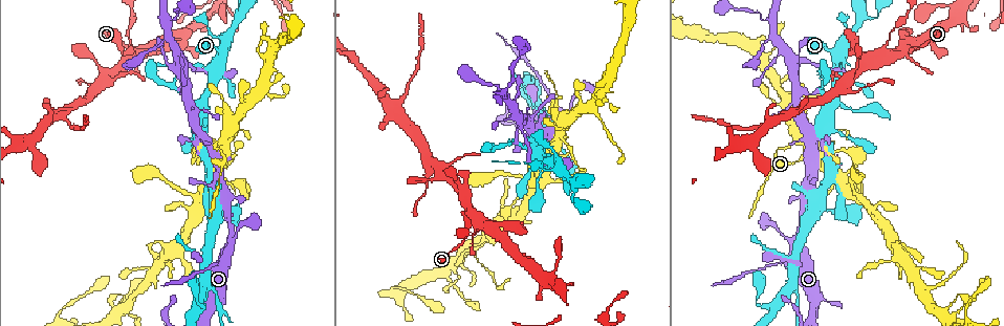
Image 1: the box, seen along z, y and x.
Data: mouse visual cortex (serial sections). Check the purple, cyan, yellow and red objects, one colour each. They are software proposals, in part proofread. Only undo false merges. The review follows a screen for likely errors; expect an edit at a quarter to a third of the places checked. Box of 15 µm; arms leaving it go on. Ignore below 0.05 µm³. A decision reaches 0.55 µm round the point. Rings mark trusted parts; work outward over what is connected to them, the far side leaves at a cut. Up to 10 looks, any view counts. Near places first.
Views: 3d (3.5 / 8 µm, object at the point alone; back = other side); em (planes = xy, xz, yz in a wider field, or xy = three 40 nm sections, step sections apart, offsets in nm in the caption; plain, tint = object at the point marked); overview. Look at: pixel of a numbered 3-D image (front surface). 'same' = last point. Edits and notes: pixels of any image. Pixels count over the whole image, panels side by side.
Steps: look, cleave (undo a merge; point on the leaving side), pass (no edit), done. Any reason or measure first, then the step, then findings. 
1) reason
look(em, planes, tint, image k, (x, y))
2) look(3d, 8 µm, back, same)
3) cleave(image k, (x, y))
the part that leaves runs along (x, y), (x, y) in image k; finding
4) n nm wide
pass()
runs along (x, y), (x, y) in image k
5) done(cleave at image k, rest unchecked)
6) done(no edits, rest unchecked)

thin neck
look(3d, 3.5 µm, image 1, (939, 286))

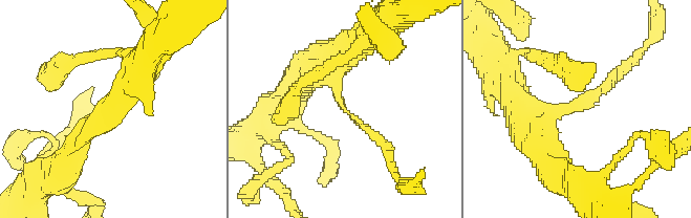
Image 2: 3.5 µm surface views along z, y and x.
arms of 150, 250 nm
look(em, xy, step 3, tint, image 2, (350, 116))

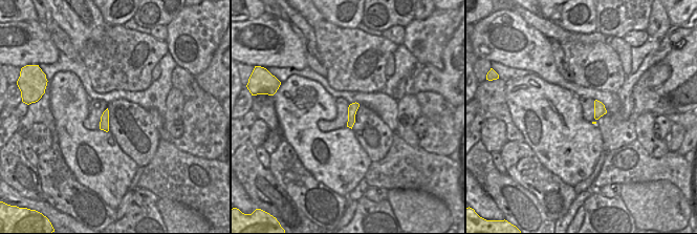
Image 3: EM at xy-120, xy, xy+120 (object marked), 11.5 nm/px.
110 nm wide
pass()
runs along (339, 52), (339, 103), (390, 159) in image 2; all the same cell

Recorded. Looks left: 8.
abrupt turn
look(3d, 3.5 µm, image 1, (496, 225))

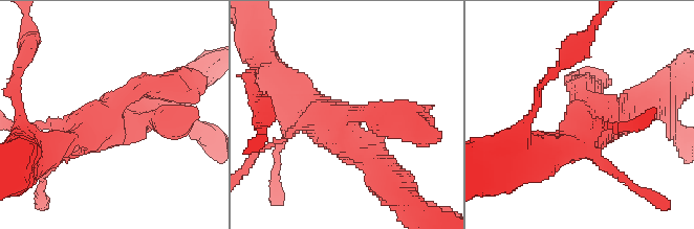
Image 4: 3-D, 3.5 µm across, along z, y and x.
look(em, xy, step 2, tint, image 4, (346, 116))

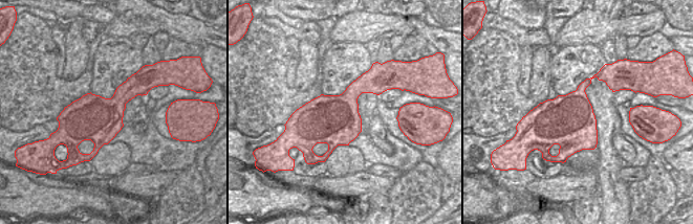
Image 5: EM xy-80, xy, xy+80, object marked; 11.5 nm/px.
pass()
runs along (278, 142), (320, 118), (384, 175) in image 4; one cell here

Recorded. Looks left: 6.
a narrow waist
look(em, xy, step 3, tint, image 1, (189, 64))

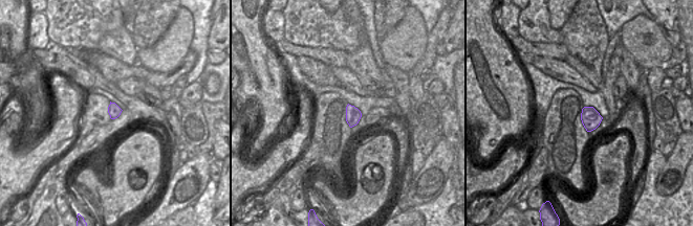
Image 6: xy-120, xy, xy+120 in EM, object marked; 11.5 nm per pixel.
wider look
look(3d, 3.5 µm, back, same)

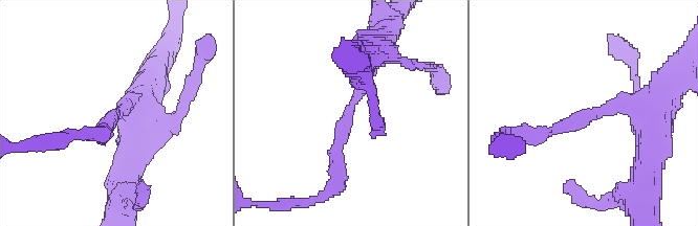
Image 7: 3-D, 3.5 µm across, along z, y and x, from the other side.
170 nm wide
pass()
runs along (372, 49), (337, 142), (337, 164) in image 7; continuous, no second cell

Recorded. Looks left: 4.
narrows sharply
look(3d, 3.5 µm, image 1, (406, 94))

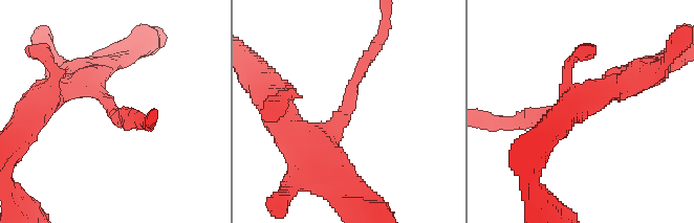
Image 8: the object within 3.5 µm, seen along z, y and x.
arms of 200, 400 nm
pass()
runs along (319, 158), (370, 53) in image 8; continuous, no second cell

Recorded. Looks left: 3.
done(no edits, rest unchecked)

